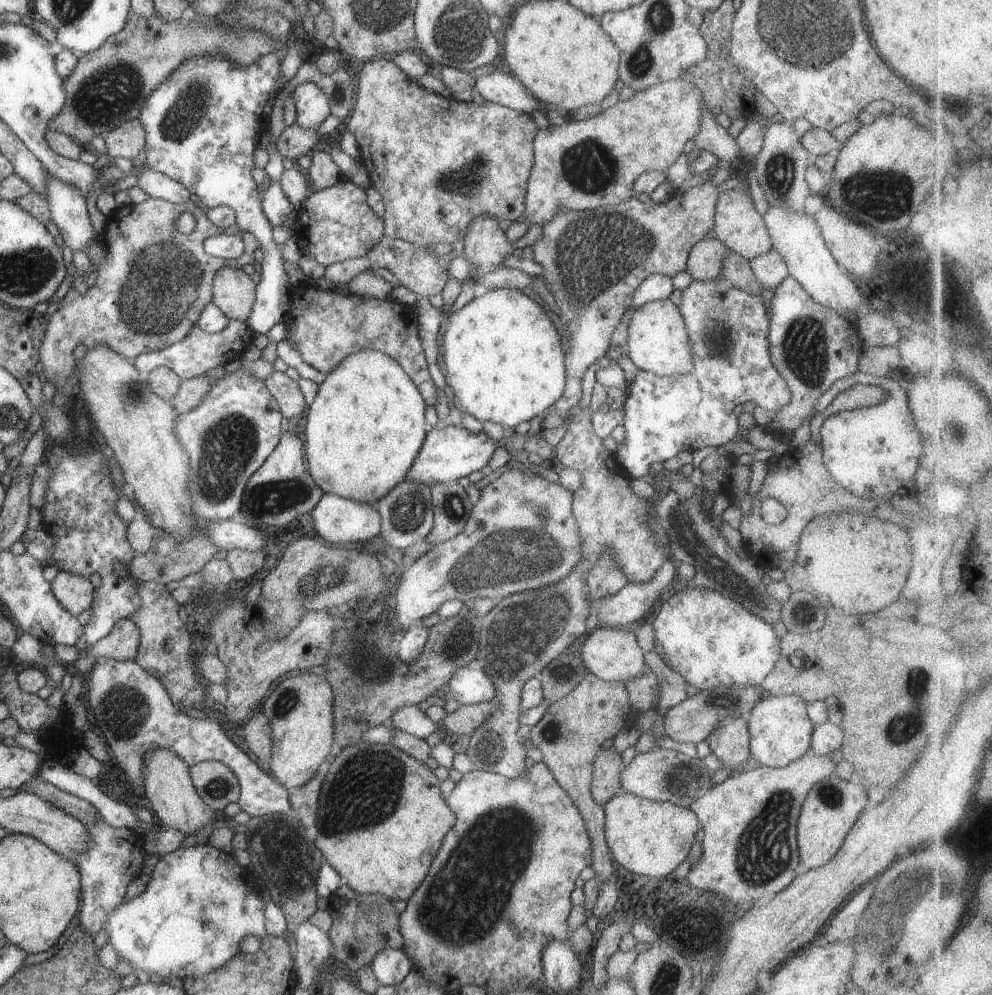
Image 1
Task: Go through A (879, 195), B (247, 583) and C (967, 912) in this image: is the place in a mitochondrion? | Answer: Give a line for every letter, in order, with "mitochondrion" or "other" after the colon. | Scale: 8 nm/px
A: mitochondrion
B: other
C: other

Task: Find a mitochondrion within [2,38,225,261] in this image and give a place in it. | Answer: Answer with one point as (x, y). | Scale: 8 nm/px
(108, 96)

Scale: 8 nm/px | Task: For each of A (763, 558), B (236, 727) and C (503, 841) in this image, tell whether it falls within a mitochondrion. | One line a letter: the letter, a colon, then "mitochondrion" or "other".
A: other
B: other
C: mitochondrion

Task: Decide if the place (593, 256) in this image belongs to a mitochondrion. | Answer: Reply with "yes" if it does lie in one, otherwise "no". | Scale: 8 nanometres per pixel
yes

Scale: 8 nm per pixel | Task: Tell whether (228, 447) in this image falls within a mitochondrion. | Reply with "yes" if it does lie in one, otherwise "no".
yes

